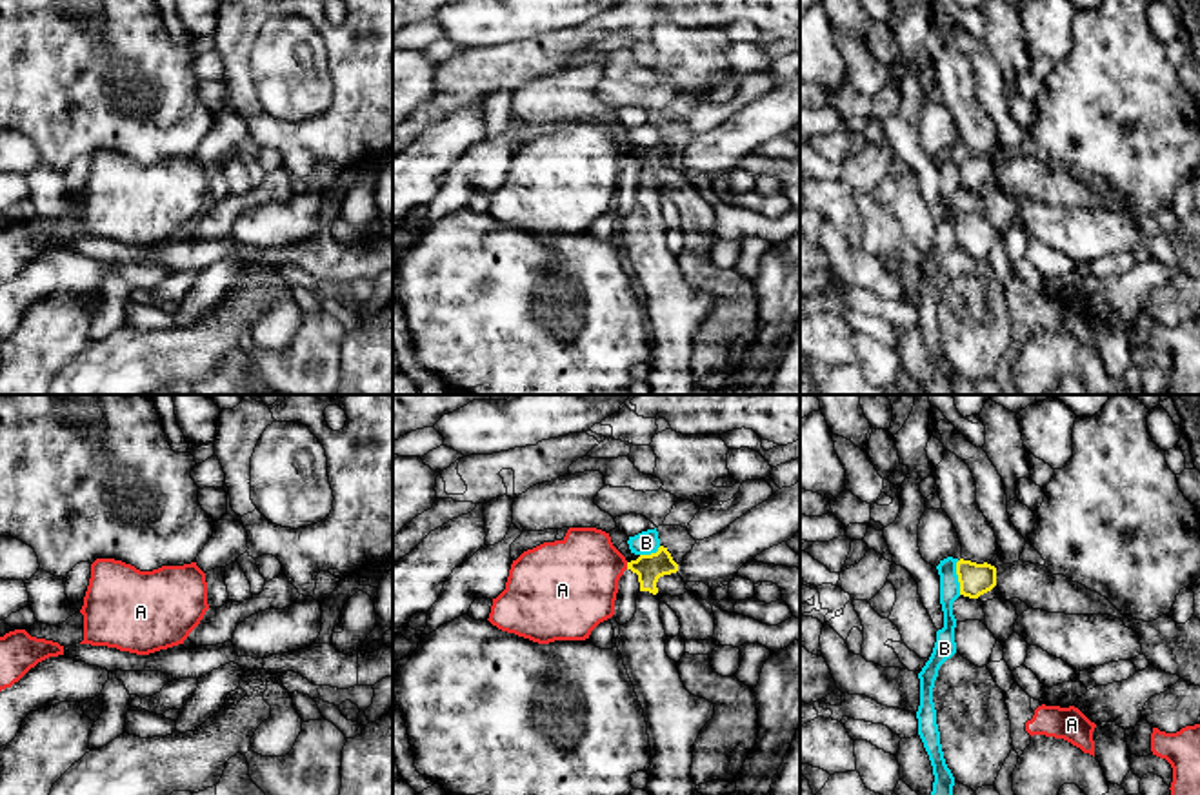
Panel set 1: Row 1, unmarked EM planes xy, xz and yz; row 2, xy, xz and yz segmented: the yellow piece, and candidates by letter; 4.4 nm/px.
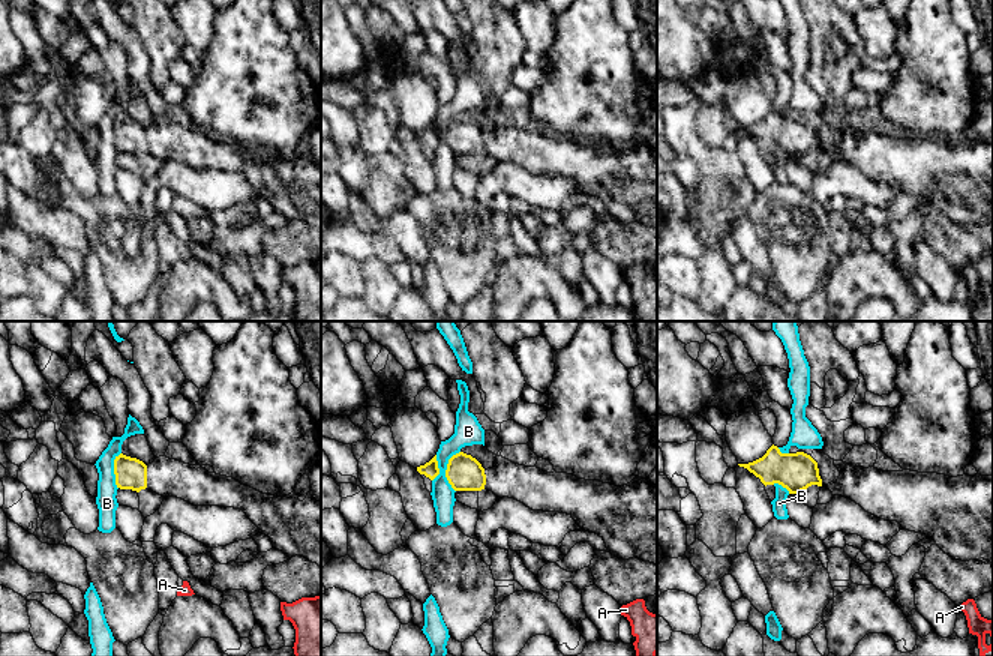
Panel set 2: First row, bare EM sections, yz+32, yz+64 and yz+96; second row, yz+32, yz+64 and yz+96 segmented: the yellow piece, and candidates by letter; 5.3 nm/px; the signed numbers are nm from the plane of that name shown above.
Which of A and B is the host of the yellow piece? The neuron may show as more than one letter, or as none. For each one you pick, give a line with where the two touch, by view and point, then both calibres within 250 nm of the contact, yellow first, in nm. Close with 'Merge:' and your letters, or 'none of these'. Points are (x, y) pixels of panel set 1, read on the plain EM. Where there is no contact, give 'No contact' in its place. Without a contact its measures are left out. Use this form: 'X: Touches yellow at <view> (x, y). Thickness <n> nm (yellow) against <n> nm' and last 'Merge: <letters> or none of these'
Merge: none of these

